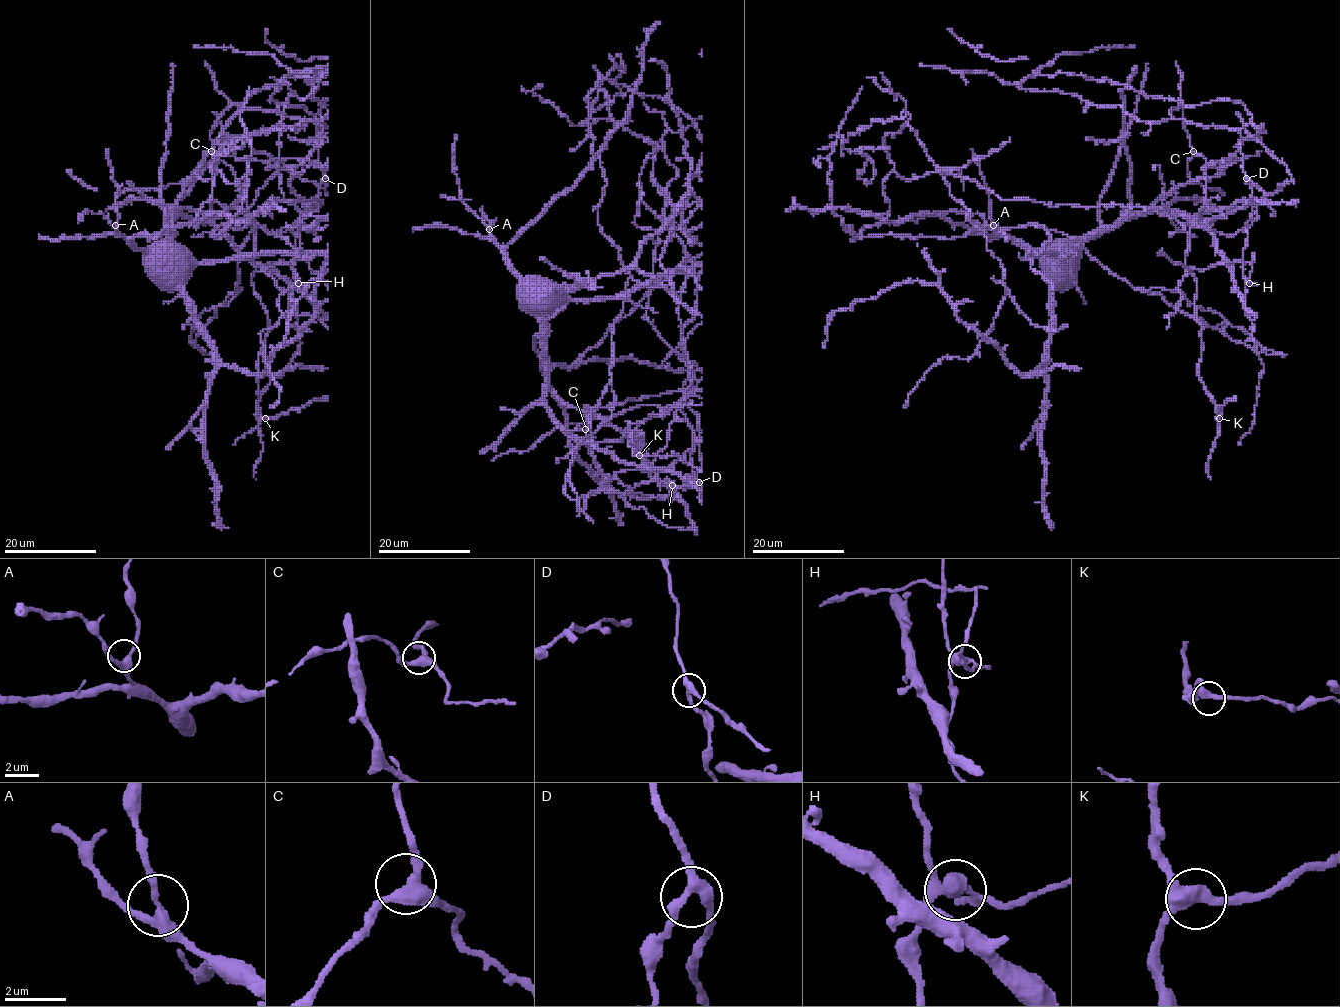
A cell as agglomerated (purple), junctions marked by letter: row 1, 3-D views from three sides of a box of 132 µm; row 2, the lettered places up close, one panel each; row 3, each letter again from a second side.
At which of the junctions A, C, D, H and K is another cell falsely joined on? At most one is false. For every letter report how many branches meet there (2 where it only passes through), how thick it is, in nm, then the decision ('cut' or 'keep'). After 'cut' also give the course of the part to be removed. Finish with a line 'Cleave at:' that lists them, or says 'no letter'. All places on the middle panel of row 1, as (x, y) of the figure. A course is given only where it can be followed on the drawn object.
A: branches 3; calibre 320 nm; keep
C: branches 3; calibre 360 nm; keep
D: branches 3; calibre 300 nm; keep
H: branches 3; calibre 320 nm; cut; course (672, 485), (680, 487), (693, 484), (702, 491)
K: branches 3; calibre 360 nm; keep
Cleave at: H

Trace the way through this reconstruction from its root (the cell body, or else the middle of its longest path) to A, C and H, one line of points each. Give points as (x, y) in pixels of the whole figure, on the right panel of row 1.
A: (1051, 271), (1048, 275), (1043, 273), (1040, 252), (1015, 244), (993, 225)
C: (1051, 271), (1085, 240), (1130, 218), (1158, 208), (1200, 216), (1205, 159), (1193, 151)
H: (1051, 271), (1130, 218), (1201, 215), (1205, 159), (1180, 103), (1172, 118), (1240, 134), (1249, 282)

